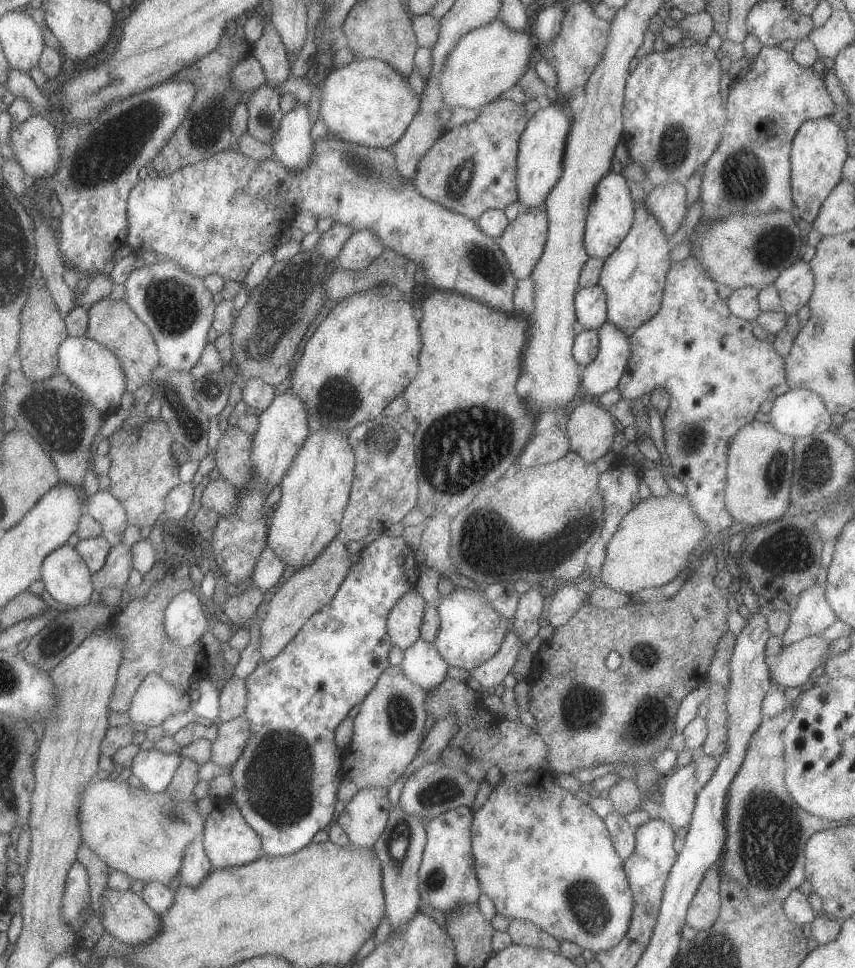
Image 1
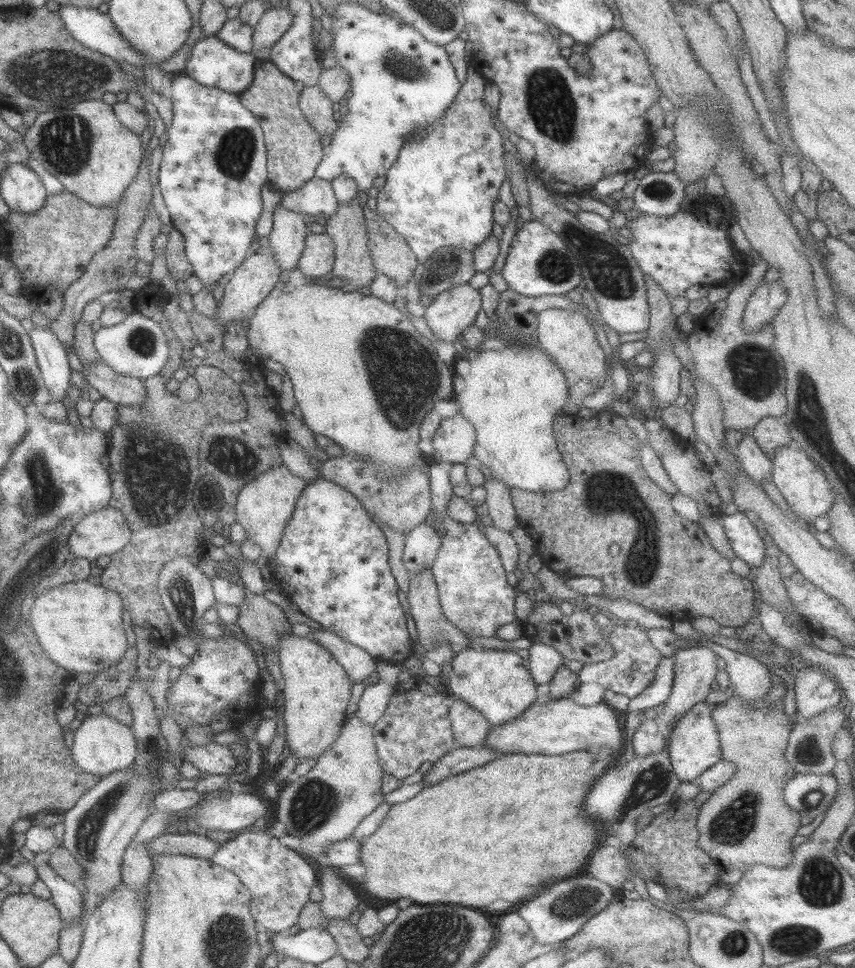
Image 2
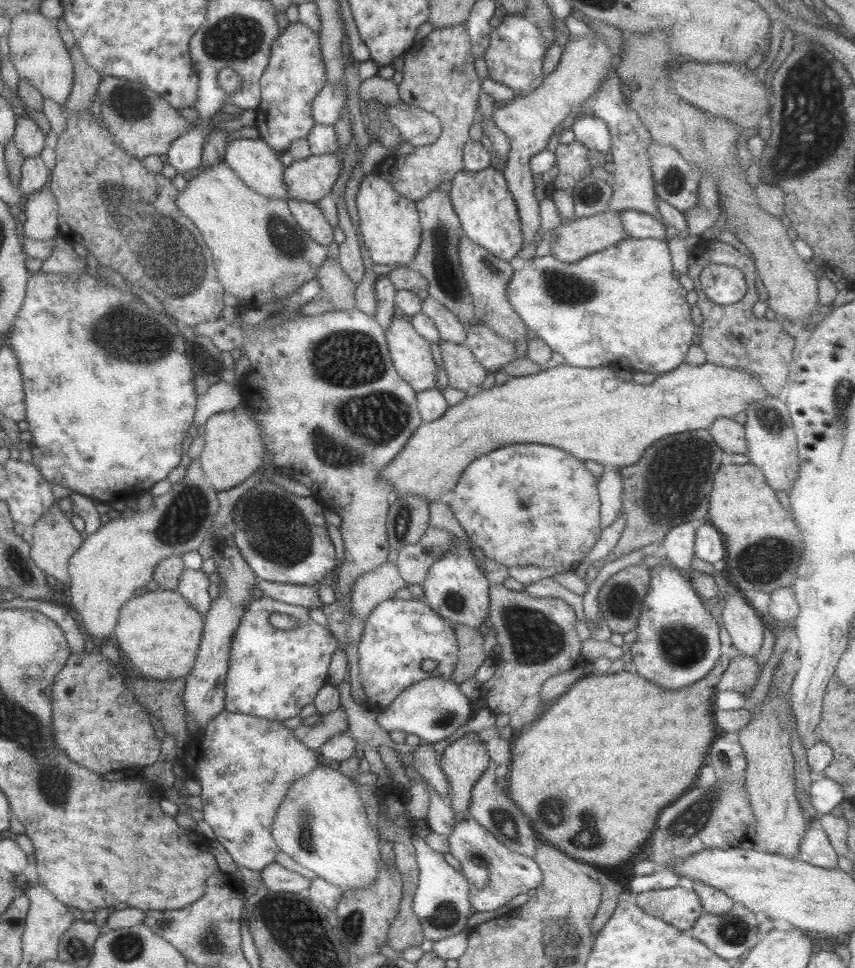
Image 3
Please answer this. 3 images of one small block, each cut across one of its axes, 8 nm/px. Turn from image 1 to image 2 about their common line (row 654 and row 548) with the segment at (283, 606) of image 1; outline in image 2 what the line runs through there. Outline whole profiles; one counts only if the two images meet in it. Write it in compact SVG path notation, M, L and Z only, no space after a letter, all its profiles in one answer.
M282 464L269 468L247 485L241 486L235 504L237 523L244 527L247 538L253 540L268 559L276 554L282 531L292 516L297 498L302 494L307 483Z

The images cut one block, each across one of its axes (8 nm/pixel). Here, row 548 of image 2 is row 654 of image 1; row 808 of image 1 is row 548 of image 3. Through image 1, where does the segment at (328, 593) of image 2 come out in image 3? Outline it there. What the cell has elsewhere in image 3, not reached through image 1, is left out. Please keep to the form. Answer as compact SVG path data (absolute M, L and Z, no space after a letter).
M270 481L260 482L248 490L235 506L232 524L235 536L233 541L236 542L236 547L258 580L316 586L336 567L335 547L328 535L327 523L322 513L324 506L313 496L298 497L278 484Z

